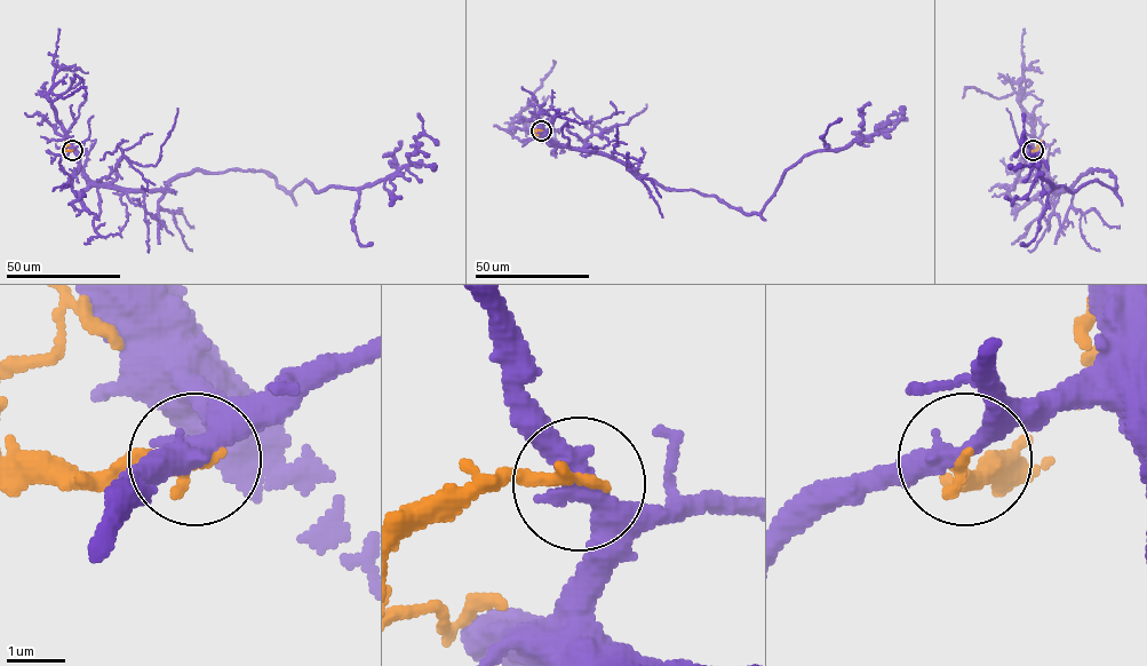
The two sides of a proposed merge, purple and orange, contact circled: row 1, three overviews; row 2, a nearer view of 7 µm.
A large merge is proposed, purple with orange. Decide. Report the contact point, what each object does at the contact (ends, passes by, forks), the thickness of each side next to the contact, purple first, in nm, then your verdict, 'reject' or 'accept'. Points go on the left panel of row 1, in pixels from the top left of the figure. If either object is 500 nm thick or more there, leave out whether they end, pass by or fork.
at (72, 150); purple passes by; orange ends there; 380 nm thick on the purple side, 240 nm on the other; reject

